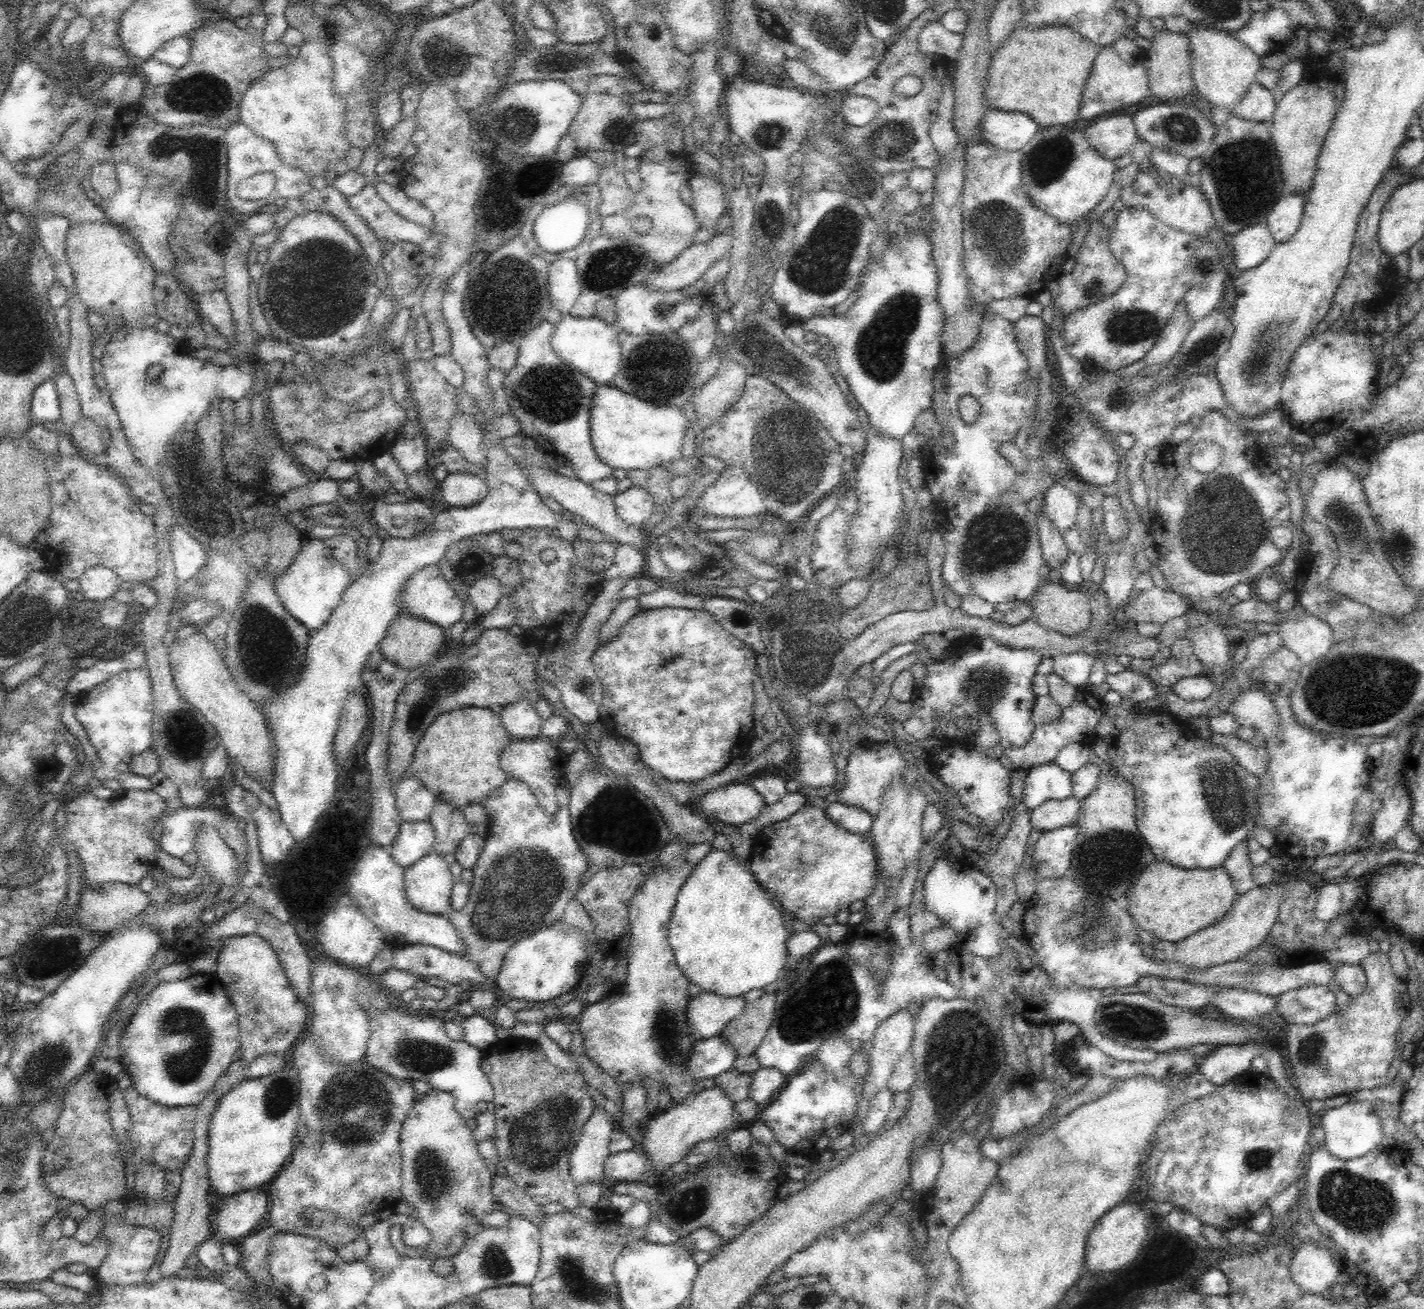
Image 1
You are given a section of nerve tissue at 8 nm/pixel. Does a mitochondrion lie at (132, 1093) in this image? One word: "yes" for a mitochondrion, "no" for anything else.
no

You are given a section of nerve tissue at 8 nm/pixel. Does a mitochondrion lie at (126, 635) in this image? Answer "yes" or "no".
no

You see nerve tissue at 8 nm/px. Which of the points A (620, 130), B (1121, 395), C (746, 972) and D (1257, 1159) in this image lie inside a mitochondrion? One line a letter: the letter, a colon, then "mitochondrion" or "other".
A: mitochondrion
B: mitochondrion
C: other
D: mitochondrion

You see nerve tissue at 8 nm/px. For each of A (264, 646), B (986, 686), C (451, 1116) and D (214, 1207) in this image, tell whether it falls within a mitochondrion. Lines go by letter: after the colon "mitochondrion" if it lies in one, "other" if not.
A: mitochondrion
B: mitochondrion
C: other
D: other

